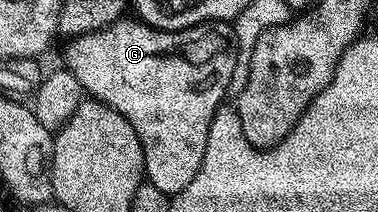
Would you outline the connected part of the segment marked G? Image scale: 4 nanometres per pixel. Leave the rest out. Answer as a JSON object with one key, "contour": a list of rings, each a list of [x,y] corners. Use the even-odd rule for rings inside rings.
{"contour":[[[124,17],[117,23],[106,27],[104,31],[94,31],[88,35],[77,35],[70,40],[67,47],[66,70],[71,71],[81,81],[84,92],[92,99],[99,99],[102,103],[108,103],[137,133],[137,137],[143,142],[143,170],[145,172],[146,182],[157,185],[161,193],[166,195],[176,195],[197,177],[197,169],[201,169],[201,157],[205,157],[205,140],[209,138],[209,125],[213,125],[213,113],[217,113],[219,107],[224,106],[227,90],[231,87],[231,78],[235,75],[235,55],[237,48],[235,46],[235,29],[230,22],[226,23],[199,23],[196,27],[186,27],[180,31],[156,31],[153,27],[148,27],[143,23],[135,25],[129,17]]]}

